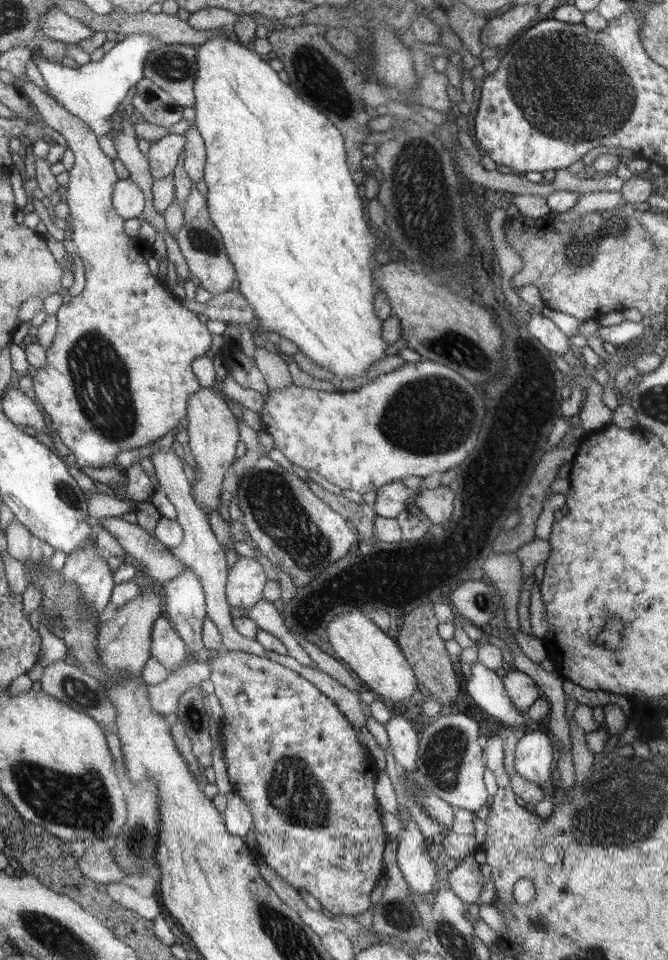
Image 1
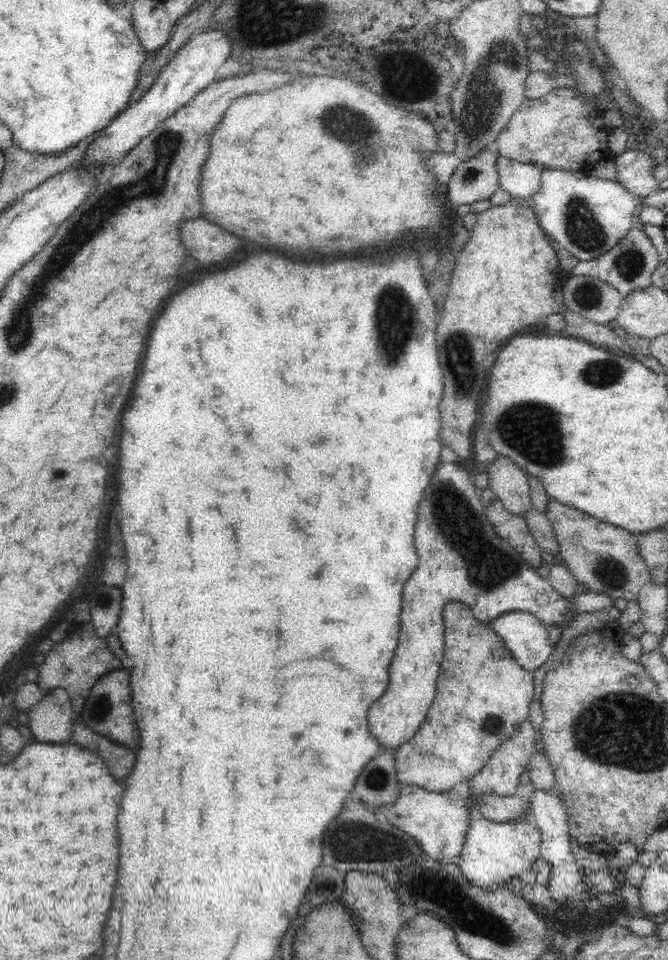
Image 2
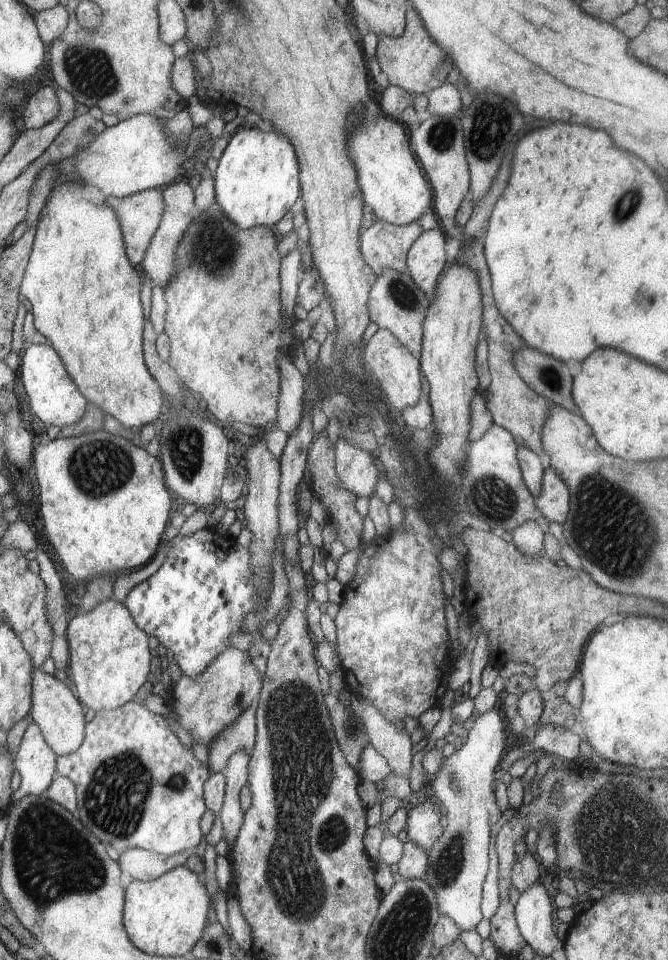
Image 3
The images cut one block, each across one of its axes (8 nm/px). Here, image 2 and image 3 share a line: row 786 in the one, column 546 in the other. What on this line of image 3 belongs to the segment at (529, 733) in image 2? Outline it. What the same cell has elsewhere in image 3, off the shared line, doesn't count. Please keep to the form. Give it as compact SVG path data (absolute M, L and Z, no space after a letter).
M548 467L543 469L540 487L539 496L534 498L535 506L543 519L562 524L569 510L570 492L566 484L551 467Z

